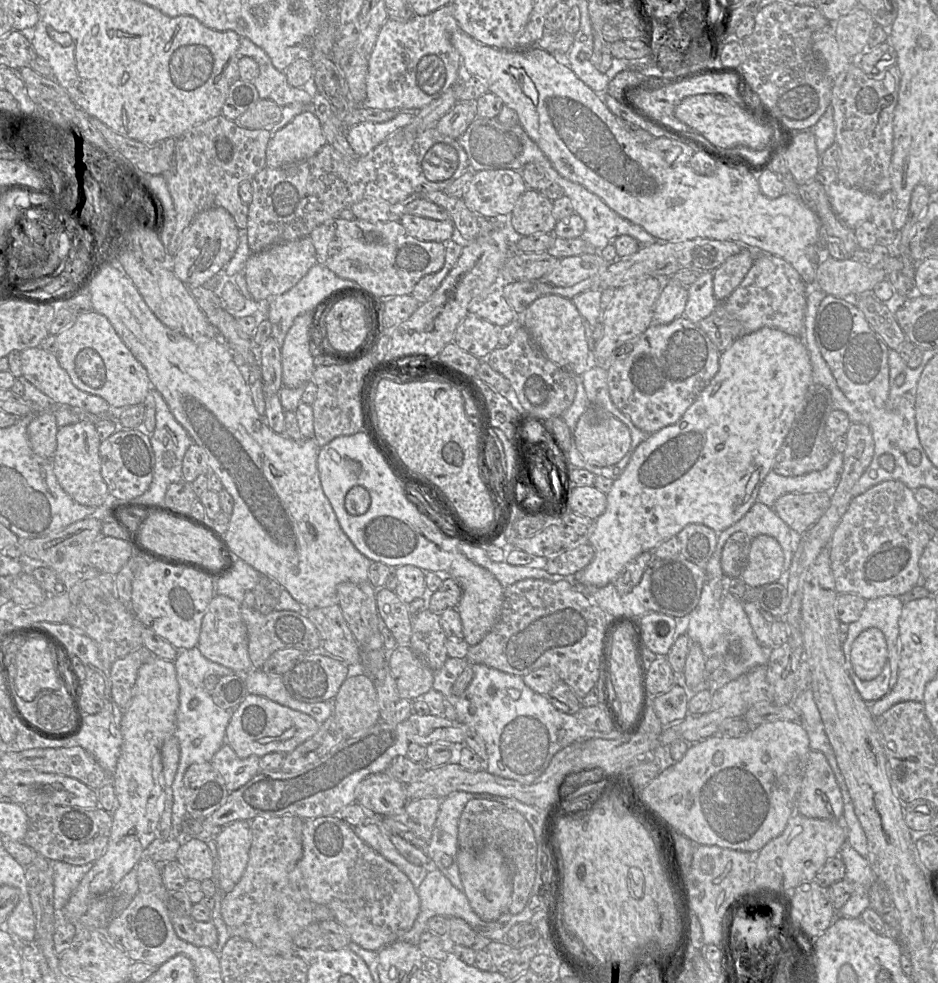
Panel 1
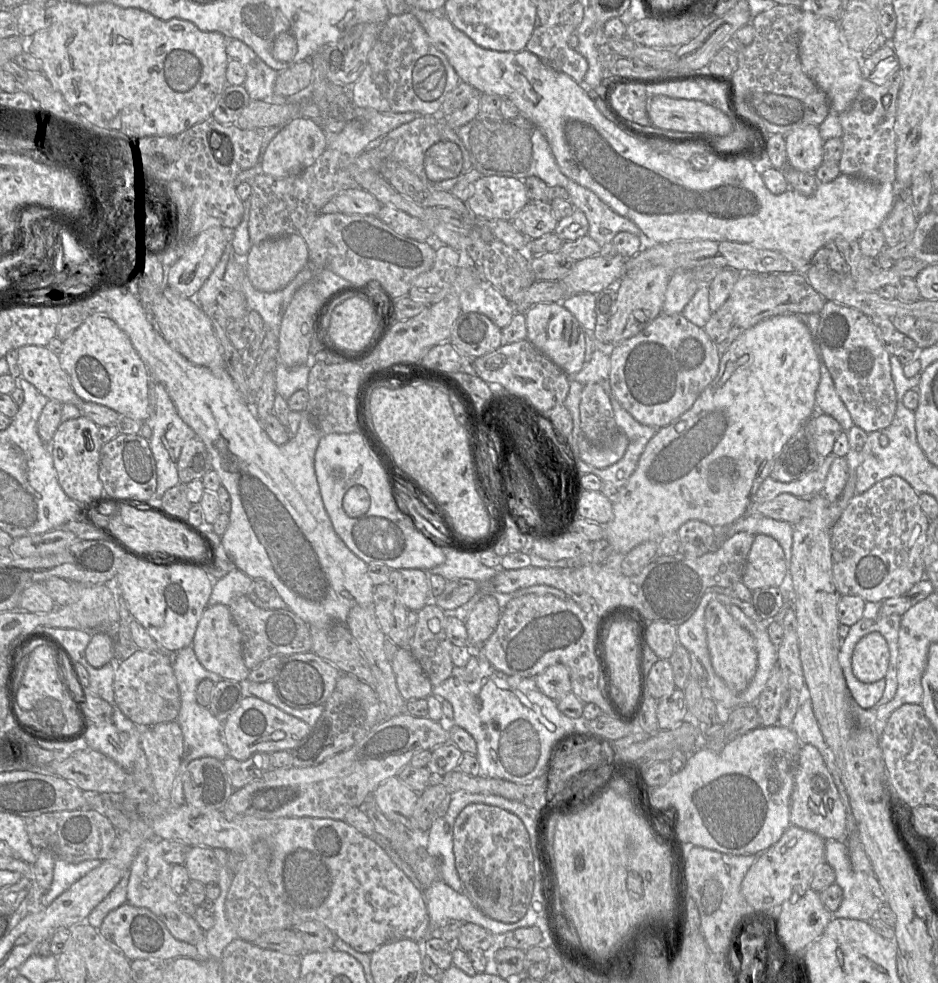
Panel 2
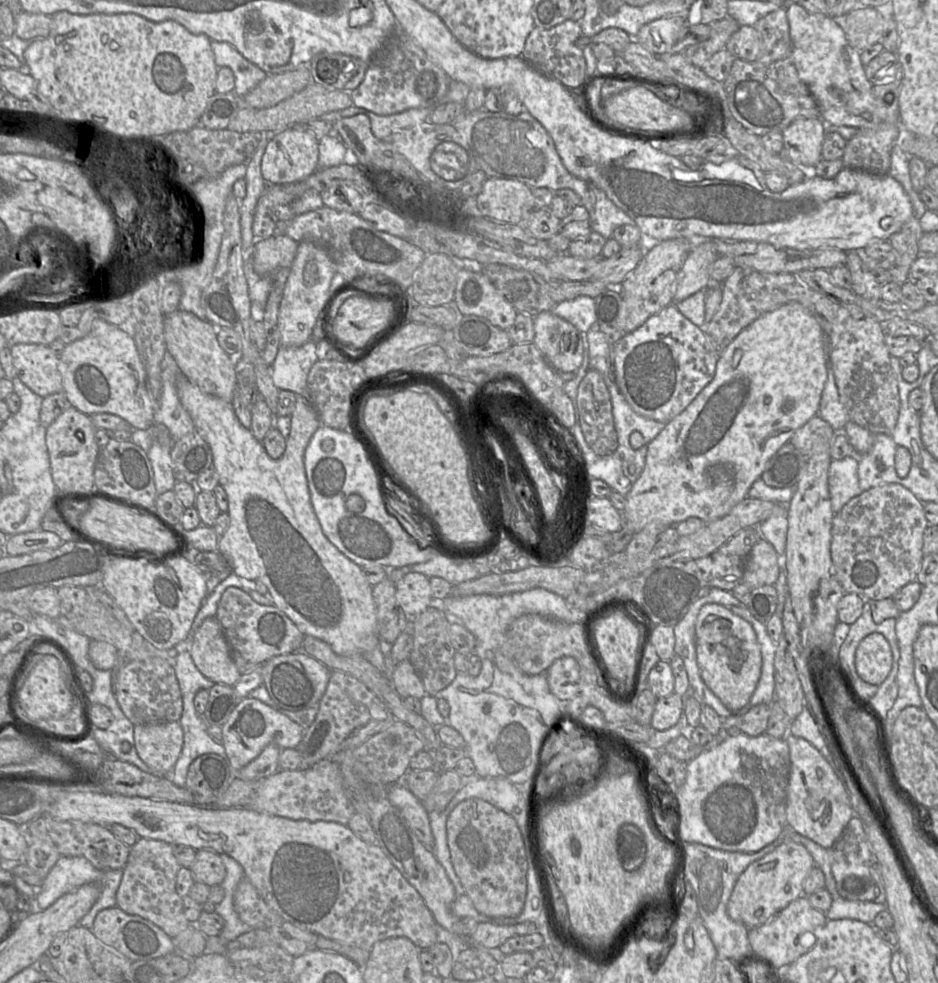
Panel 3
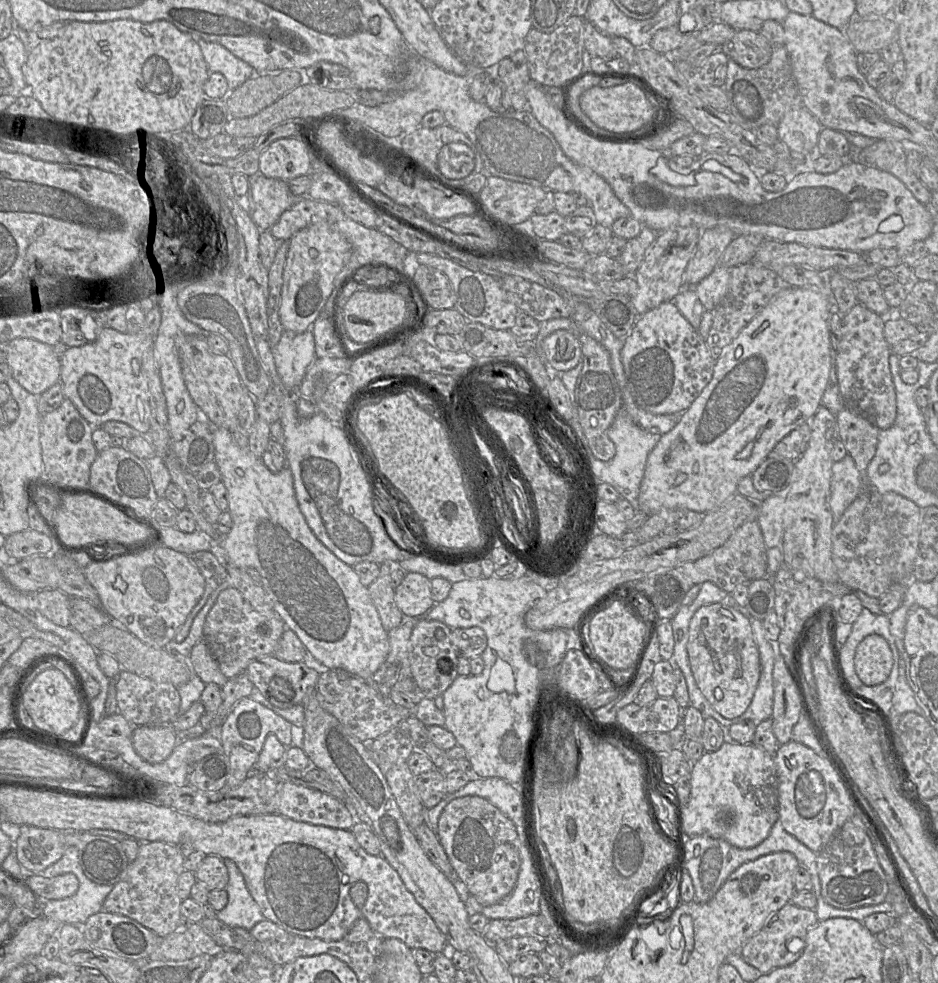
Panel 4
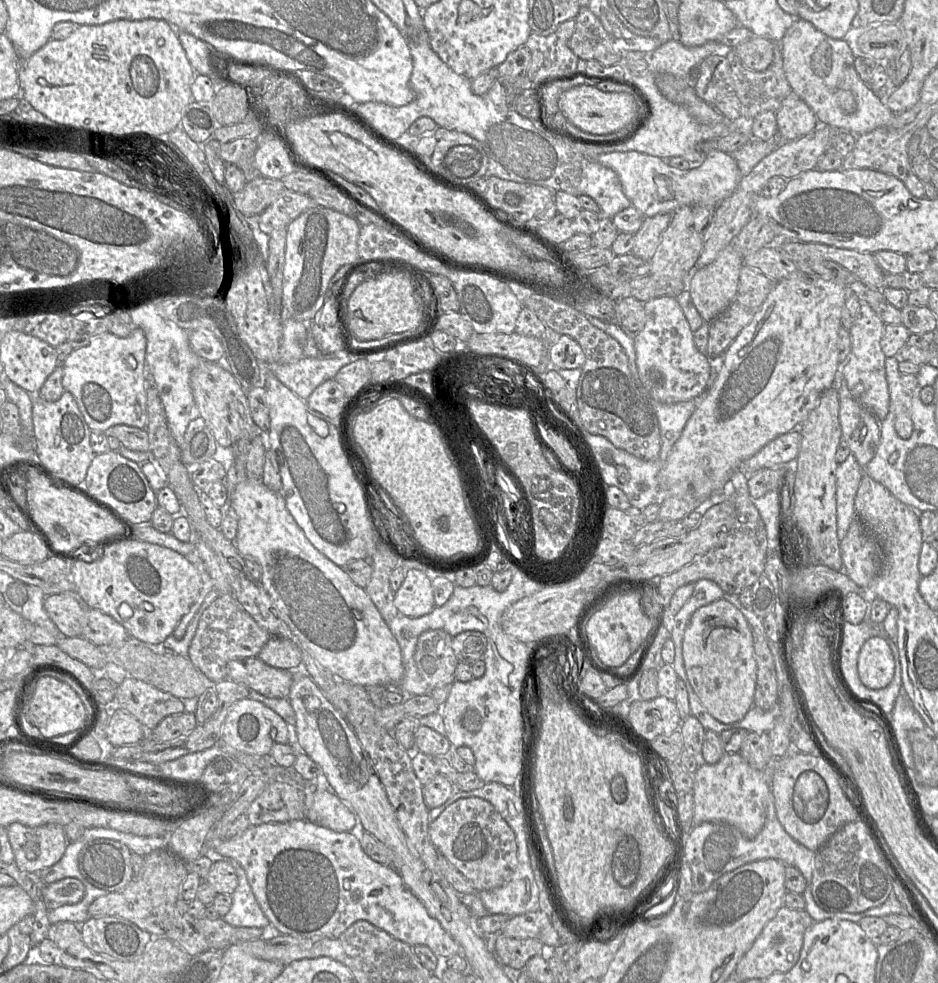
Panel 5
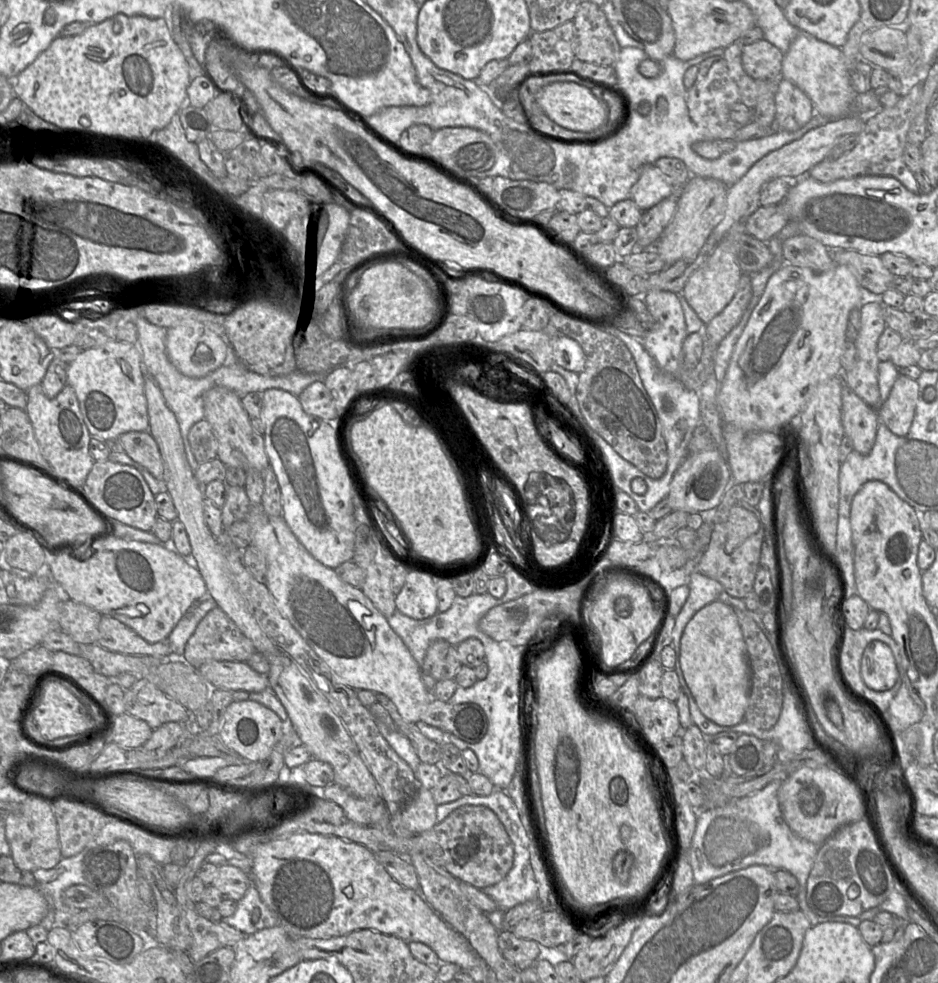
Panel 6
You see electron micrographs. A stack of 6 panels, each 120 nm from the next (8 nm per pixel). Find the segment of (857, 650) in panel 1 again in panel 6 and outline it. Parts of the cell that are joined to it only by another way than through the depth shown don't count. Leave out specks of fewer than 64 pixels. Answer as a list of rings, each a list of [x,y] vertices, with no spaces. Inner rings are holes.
[[[879,640],[870,642],[861,659],[864,684],[873,691],[890,690],[898,681],[899,673],[890,647]]]

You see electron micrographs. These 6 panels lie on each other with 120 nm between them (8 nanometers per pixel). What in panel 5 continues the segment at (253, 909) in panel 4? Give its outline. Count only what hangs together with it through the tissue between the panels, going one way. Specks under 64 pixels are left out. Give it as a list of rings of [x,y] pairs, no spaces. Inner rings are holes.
[[[232,858],[227,859],[235,869],[238,886],[232,893],[232,906],[229,912],[221,917],[223,921],[233,927],[252,927],[263,930],[272,929],[270,922],[262,912],[248,883],[245,870]]]

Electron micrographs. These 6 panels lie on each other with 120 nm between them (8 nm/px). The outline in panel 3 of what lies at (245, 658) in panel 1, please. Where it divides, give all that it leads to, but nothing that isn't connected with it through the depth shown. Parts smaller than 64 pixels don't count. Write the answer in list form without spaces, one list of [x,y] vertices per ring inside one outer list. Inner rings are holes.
[[[215,617],[206,618],[192,634],[190,655],[197,669],[214,683],[233,686],[241,676]]]

